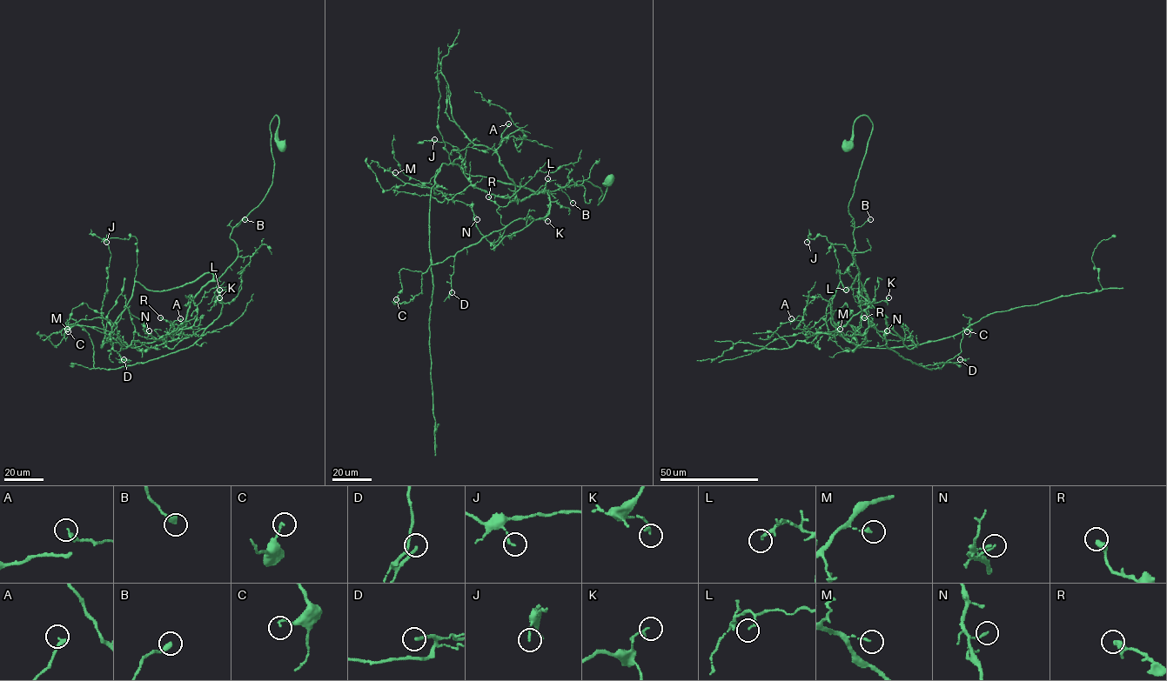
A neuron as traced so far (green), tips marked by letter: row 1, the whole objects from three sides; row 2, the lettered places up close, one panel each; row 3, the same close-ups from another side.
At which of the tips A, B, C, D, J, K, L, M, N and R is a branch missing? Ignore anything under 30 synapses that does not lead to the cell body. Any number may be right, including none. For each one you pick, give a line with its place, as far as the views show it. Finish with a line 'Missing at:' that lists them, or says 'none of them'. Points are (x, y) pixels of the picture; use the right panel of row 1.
Missing at: none of them

